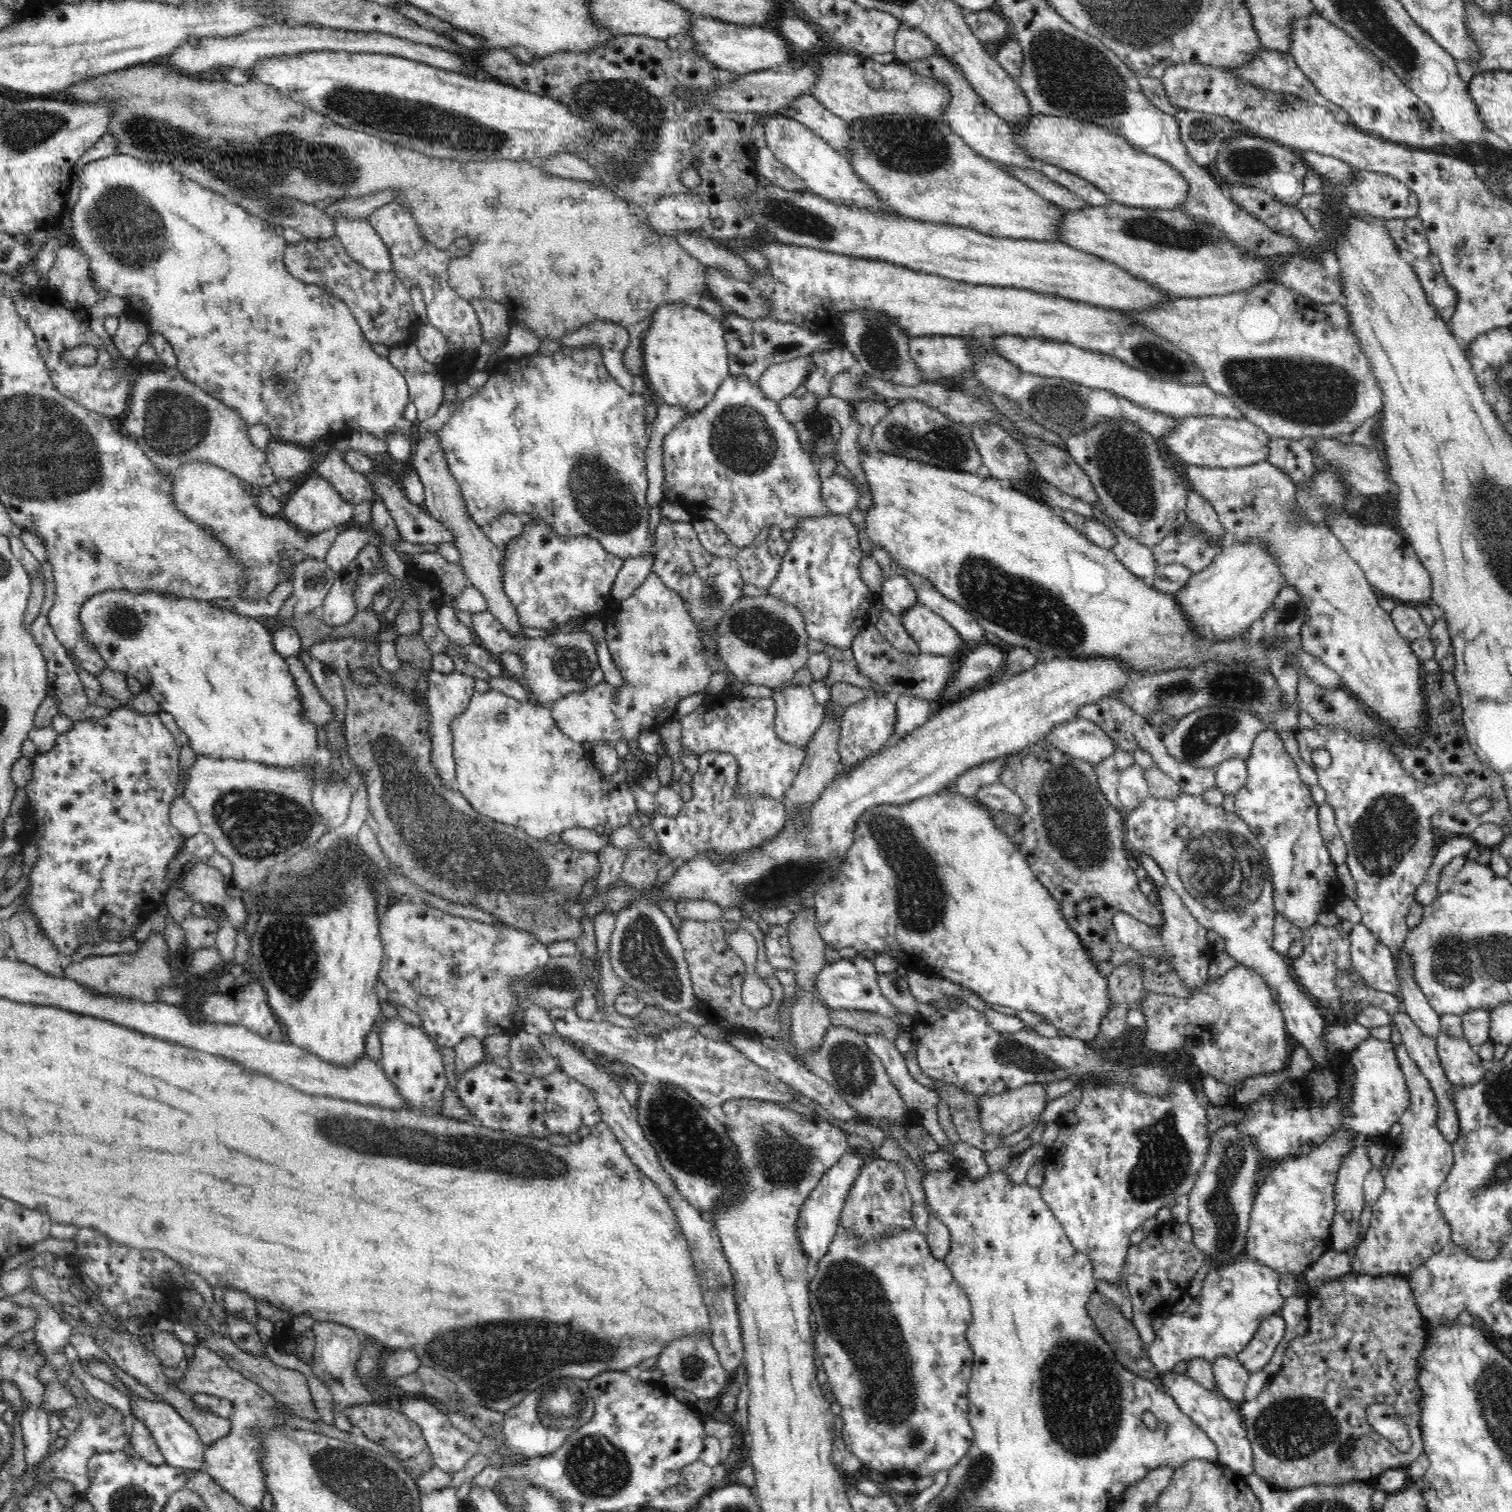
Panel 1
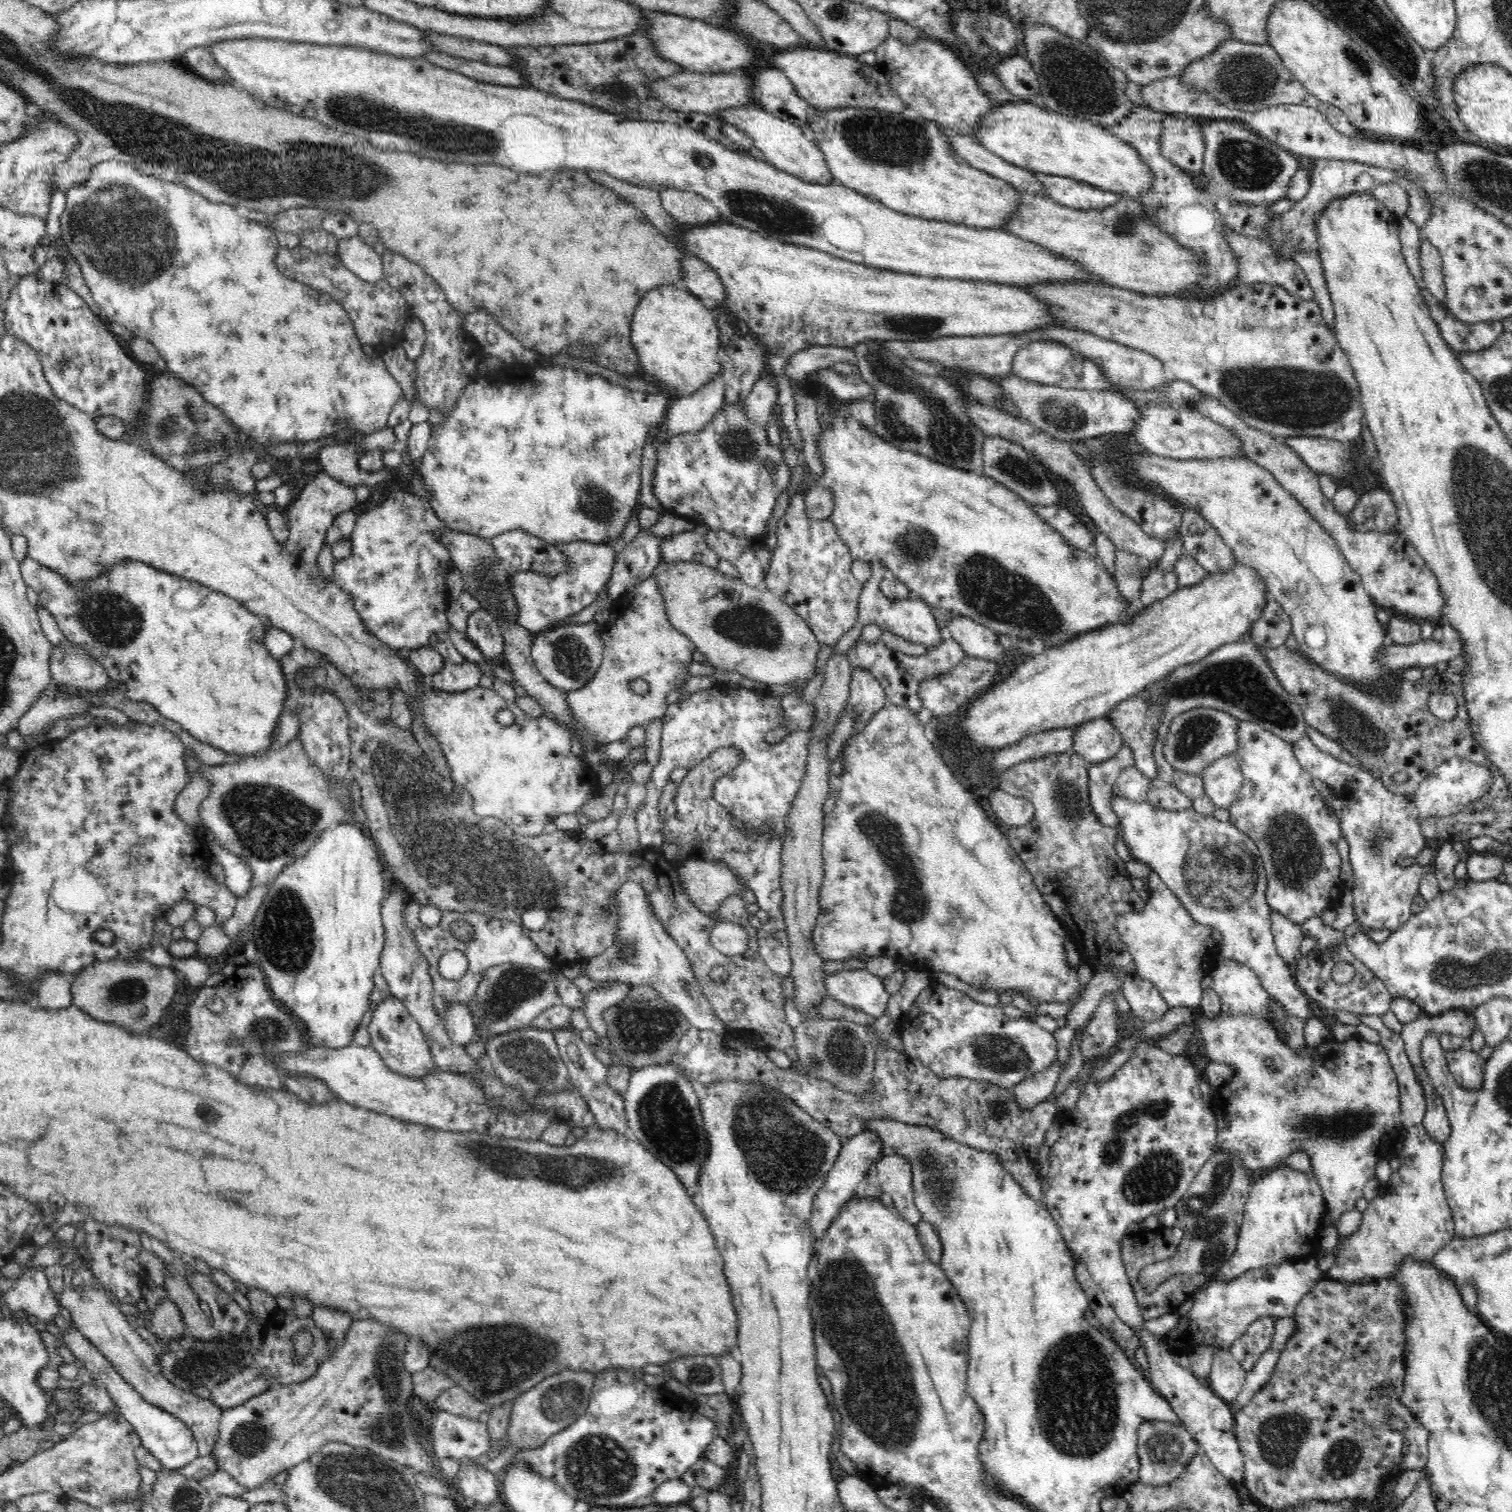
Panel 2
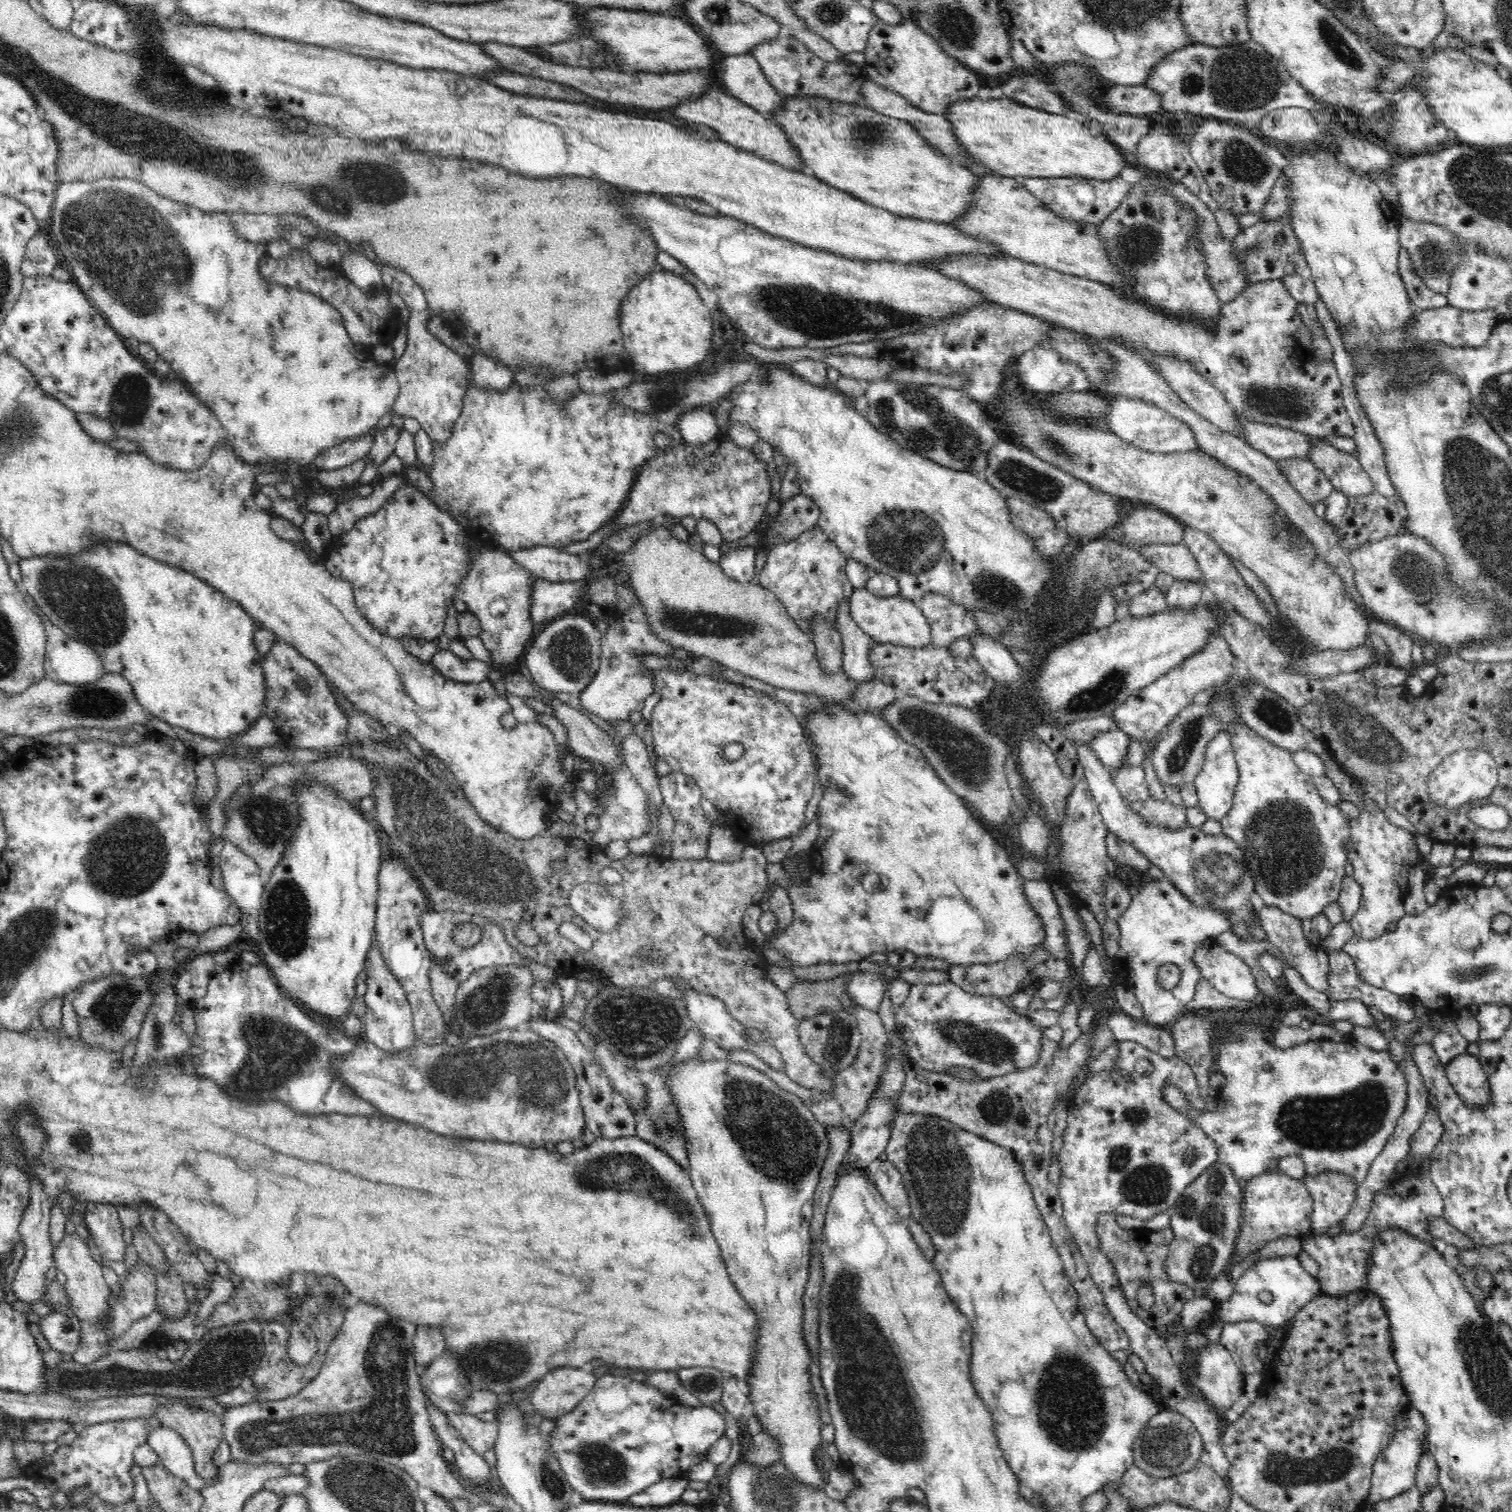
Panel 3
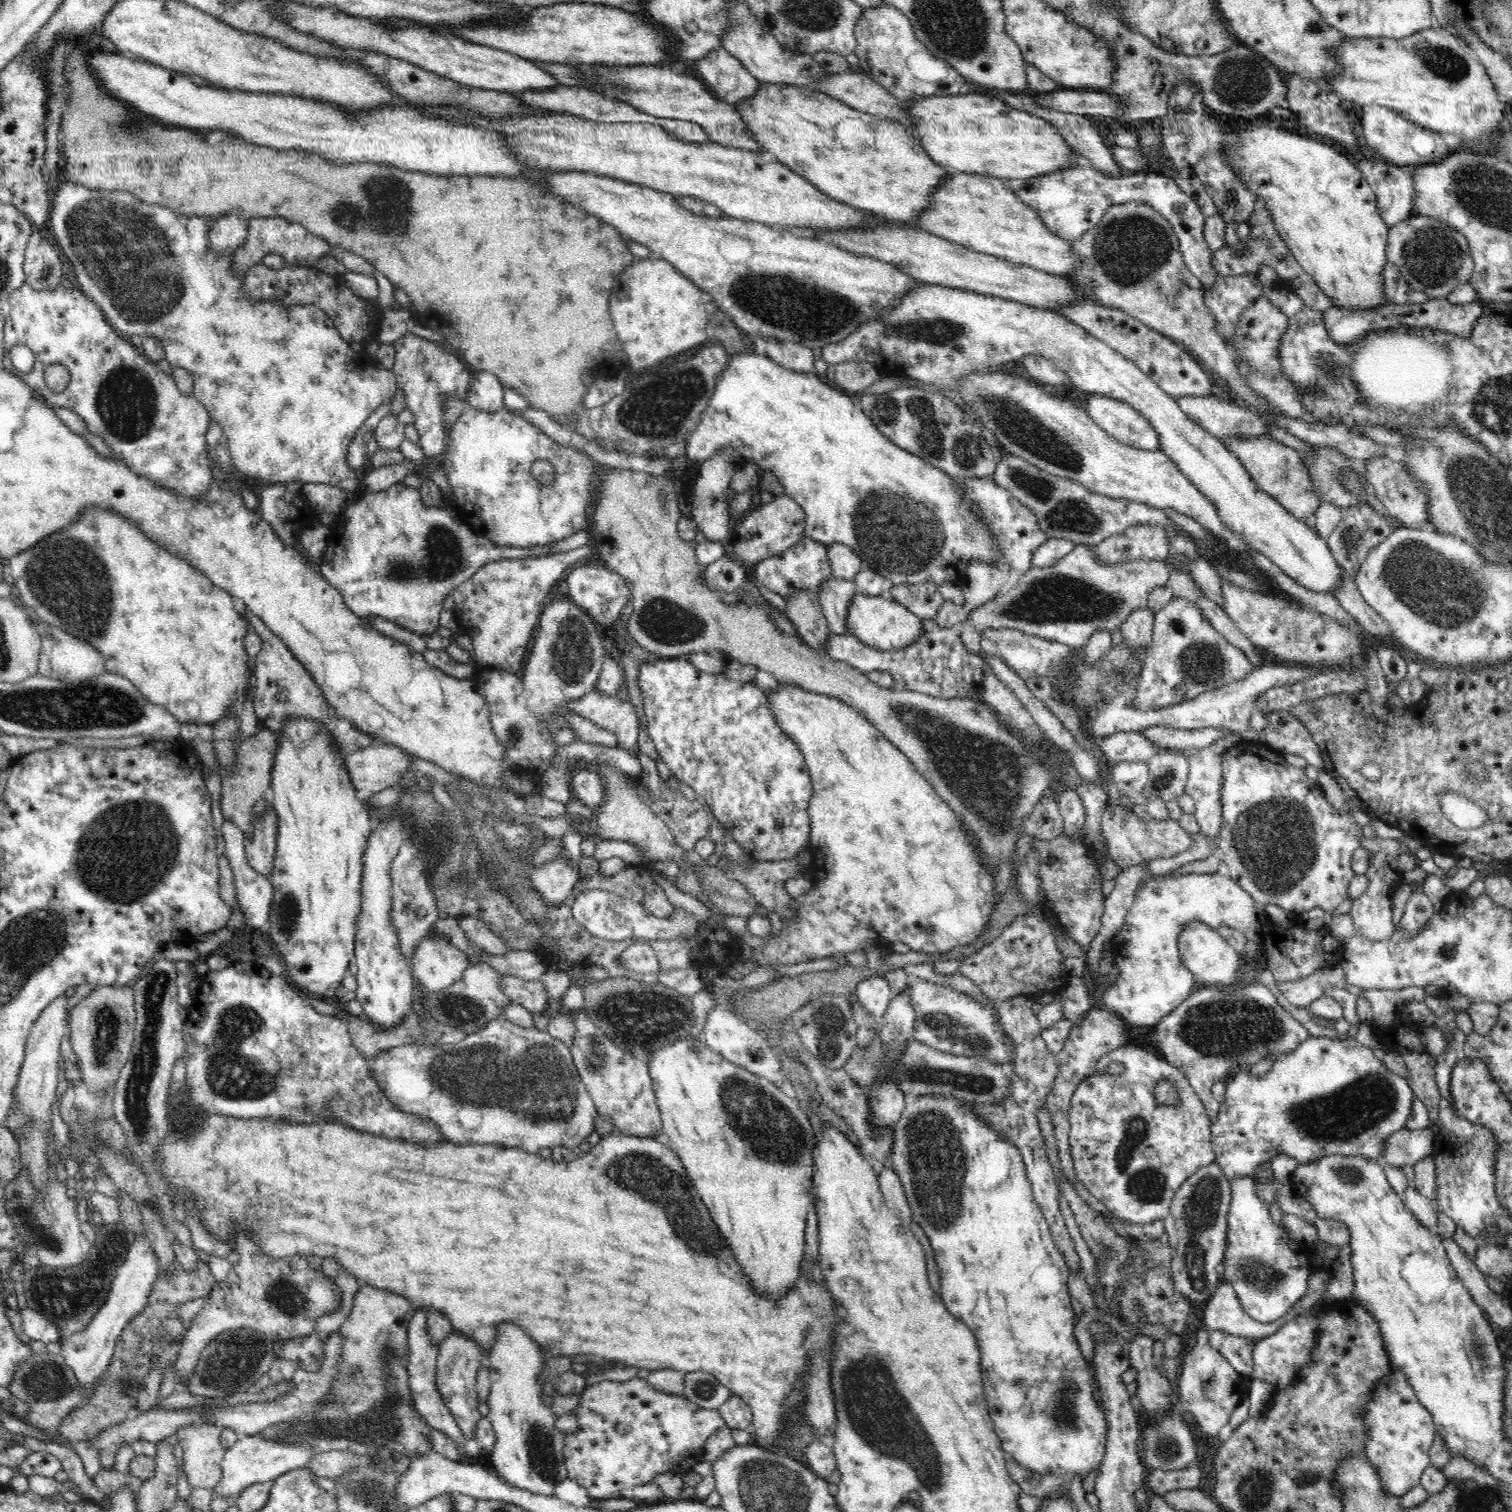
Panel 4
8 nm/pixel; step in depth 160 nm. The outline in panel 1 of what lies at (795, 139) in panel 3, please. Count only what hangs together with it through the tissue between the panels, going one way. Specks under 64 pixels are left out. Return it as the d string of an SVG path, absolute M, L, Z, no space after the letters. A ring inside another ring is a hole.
M913 114L899 115L878 115L873 117L864 117L861 119L852 119L848 121L851 130L851 143L849 151L844 154L853 166L854 172L872 189L876 191L876 197L881 204L887 204L893 208L895 214L902 217L916 219L925 223L944 223L947 225L957 225L966 227L990 236L1006 237L1009 239L1030 239L1038 241L1056 241L1057 228L1061 223L1063 209L1056 207L1050 201L1046 201L1036 194L1031 188L1028 188L1024 182L1014 178L1005 170L998 168L996 163L980 156L972 150L961 136L958 136L952 127L939 116L925 117Z

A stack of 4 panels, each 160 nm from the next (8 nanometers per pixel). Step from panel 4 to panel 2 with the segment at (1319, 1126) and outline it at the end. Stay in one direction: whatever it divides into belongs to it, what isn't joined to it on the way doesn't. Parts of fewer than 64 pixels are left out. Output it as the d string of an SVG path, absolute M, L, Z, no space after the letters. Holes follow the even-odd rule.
M1222 1014L1212 1019L1202 1017L1196 1026L1203 1038L1203 1048L1211 1060L1235 1068L1232 1080L1221 1088L1221 1110L1214 1110L1216 1148L1223 1152L1235 1152L1250 1172L1260 1168L1269 1171L1287 1162L1292 1154L1300 1150L1305 1152L1310 1158L1311 1171L1321 1187L1325 1207L1335 1229L1340 1216L1354 1209L1356 1200L1363 1198L1364 1186L1375 1177L1378 1162L1403 1128L1399 1081L1386 1049L1380 1043L1372 1044L1354 1037L1342 1043L1330 1038L1316 1048L1304 1046L1294 1051L1278 1039L1270 1022L1246 1015ZM1266 1058L1274 1059L1273 1069L1264 1063Z

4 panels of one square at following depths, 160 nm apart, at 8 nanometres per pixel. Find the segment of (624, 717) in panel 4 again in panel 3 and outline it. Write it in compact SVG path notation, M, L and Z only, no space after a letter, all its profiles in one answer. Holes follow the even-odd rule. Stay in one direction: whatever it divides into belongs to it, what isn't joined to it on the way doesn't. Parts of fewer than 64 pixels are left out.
M630 719L619 720L611 725L615 734L621 738L624 762L647 794L649 804L654 807L661 805L664 802L659 789L659 775L652 768L650 754L642 737L634 733L634 725Z

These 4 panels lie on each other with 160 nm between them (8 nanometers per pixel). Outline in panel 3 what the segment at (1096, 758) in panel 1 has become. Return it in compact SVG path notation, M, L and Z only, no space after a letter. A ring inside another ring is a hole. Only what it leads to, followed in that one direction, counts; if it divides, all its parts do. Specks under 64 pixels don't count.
M1120 729L1108 730L1098 734L1088 745L1107 769L1115 771L1124 765L1130 739Z

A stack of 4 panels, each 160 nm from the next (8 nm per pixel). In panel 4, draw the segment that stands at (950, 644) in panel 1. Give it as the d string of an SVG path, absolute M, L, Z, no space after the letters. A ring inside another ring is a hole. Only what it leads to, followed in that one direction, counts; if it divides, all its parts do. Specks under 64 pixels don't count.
M856 593L848 607L847 632L856 636L860 642L870 648L892 650L907 647L919 639L922 630L923 619L894 600L884 600L880 596Z

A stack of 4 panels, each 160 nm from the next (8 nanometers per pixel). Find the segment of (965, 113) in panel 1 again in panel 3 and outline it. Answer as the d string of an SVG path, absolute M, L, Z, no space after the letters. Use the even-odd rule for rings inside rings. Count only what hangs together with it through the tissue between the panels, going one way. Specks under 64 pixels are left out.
M912 17L896 24L884 23L879 19L870 31L864 55L866 60L862 71L868 78L896 91L910 104L930 114L945 116L951 102L977 97L981 88L979 75L958 60L948 57Z

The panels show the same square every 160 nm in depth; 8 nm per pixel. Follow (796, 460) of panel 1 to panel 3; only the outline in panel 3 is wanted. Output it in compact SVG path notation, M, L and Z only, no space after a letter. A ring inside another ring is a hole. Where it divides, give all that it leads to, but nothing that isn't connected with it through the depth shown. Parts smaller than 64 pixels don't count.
M722 432L709 444L692 446L685 443L656 454L652 461L641 468L626 502L608 523L612 527L626 529L640 522L661 519L665 515L678 518L692 516L696 520L704 518L716 524L725 542L738 541L748 536L765 520L764 512L771 499L767 464L756 459L753 447L738 447L726 437L726 432Z

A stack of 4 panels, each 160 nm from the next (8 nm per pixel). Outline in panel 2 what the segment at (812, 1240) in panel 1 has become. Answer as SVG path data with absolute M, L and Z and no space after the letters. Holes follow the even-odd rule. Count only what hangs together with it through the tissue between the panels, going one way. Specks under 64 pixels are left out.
M864 1128L856 1136L850 1137L843 1142L838 1160L829 1170L824 1186L816 1192L812 1204L812 1218L810 1218L810 1236L812 1240L821 1239L826 1229L832 1224L834 1217L840 1212L841 1206L854 1196L858 1184L869 1174L868 1168L876 1164L882 1158L883 1142L876 1131Z

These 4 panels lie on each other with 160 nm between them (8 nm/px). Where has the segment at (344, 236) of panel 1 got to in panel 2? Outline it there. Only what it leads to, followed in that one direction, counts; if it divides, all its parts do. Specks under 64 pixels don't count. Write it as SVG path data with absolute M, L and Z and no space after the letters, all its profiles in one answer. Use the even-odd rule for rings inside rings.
M342 238L338 240L337 258L364 282L378 282L383 278L383 258L381 250L366 244L361 238Z

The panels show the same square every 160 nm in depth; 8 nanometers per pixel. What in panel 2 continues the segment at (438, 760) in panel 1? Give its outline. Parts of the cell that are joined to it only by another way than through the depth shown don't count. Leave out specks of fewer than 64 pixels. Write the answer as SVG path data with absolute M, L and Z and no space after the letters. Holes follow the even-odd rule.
M443 659L442 668L429 677L429 683L438 691L448 693L467 691L479 685L481 670L482 668L476 661L452 663Z

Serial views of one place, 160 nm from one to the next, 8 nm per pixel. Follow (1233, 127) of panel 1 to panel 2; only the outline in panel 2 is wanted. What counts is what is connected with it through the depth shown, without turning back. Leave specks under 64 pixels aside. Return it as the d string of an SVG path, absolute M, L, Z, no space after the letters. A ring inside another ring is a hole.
M1167 114L1162 123L1160 148L1163 157L1171 160L1176 166L1184 169L1196 179L1200 177L1203 170L1205 142L1202 133L1196 116L1189 115L1187 118L1178 118L1173 114Z

